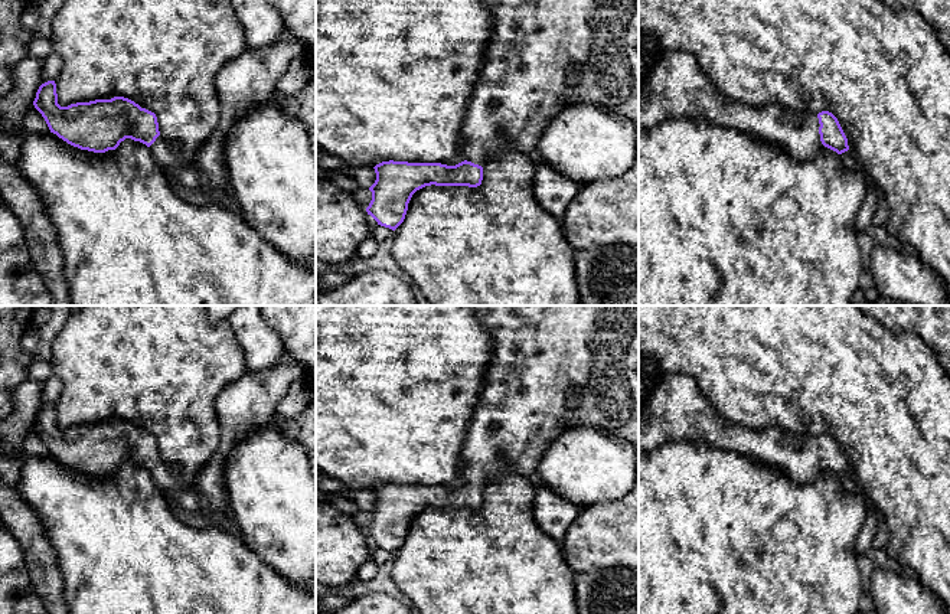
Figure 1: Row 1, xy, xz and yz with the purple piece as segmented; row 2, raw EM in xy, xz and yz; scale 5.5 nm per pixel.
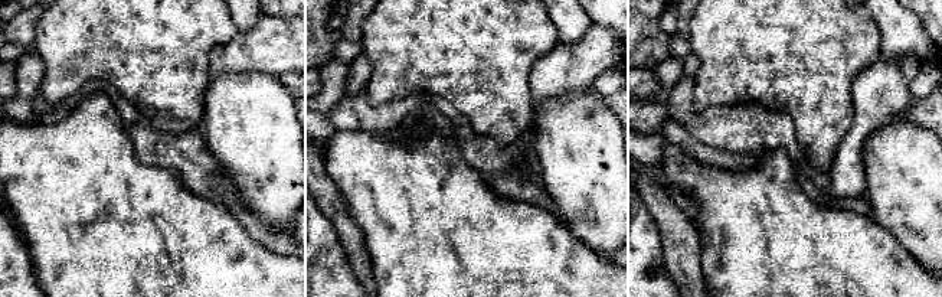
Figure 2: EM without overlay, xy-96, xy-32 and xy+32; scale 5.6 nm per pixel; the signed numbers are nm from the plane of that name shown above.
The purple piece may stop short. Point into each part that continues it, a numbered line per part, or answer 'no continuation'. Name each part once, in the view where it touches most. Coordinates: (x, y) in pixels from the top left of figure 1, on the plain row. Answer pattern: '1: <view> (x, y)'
1: yz (676, 408)

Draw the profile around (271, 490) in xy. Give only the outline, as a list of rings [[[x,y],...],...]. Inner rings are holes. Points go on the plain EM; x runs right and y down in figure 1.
[[[275,418],[234,447],[225,486],[244,543],[283,578],[308,589],[316,578],[316,477],[303,445],[281,434],[283,422]]]

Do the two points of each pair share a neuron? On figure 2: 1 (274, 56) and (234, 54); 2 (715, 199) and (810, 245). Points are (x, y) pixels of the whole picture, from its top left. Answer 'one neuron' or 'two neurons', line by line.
1: one neuron
2: one neuron

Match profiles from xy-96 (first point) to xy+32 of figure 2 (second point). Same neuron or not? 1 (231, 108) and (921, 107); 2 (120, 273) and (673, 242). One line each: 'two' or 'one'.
1: two
2: two

